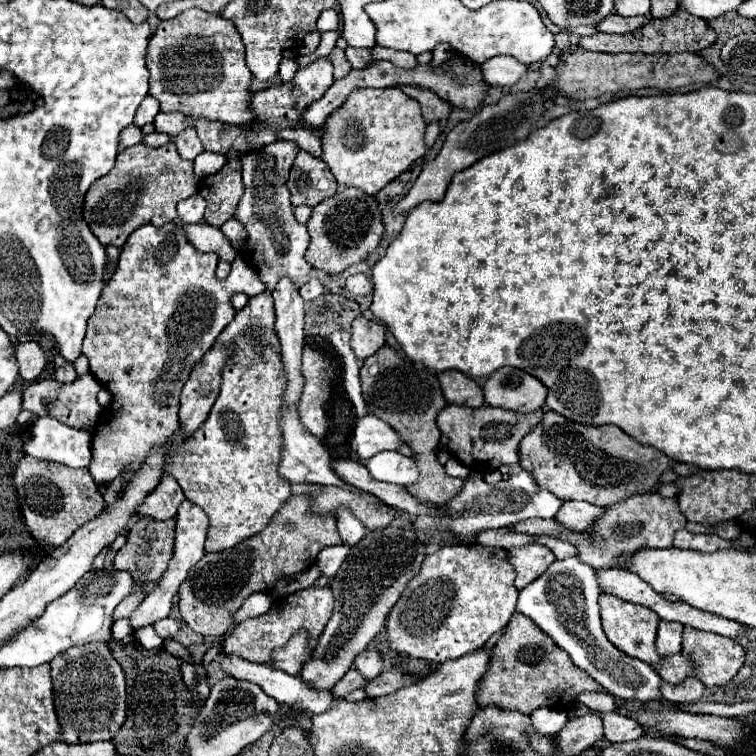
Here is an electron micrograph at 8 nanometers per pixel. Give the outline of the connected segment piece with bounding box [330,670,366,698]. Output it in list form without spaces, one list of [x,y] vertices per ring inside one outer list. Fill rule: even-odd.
[[[348,670],[346,676],[342,676],[342,680],[330,692],[334,692],[334,698],[344,698],[348,692],[362,688],[364,684],[366,684],[366,680],[356,670]]]

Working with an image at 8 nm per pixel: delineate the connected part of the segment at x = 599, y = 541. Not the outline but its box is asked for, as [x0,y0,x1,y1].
[576,494,686,568]

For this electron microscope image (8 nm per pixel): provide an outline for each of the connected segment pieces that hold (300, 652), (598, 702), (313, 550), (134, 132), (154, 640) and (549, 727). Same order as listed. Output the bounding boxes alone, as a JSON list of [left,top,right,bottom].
[[270,630,314,676],[576,692,616,712],[178,494,342,638],[120,124,142,148],[134,626,162,650],[532,708,568,734]]

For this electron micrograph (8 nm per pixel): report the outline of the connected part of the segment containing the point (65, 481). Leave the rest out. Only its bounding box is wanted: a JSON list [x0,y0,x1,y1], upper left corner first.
[14,454,104,546]

